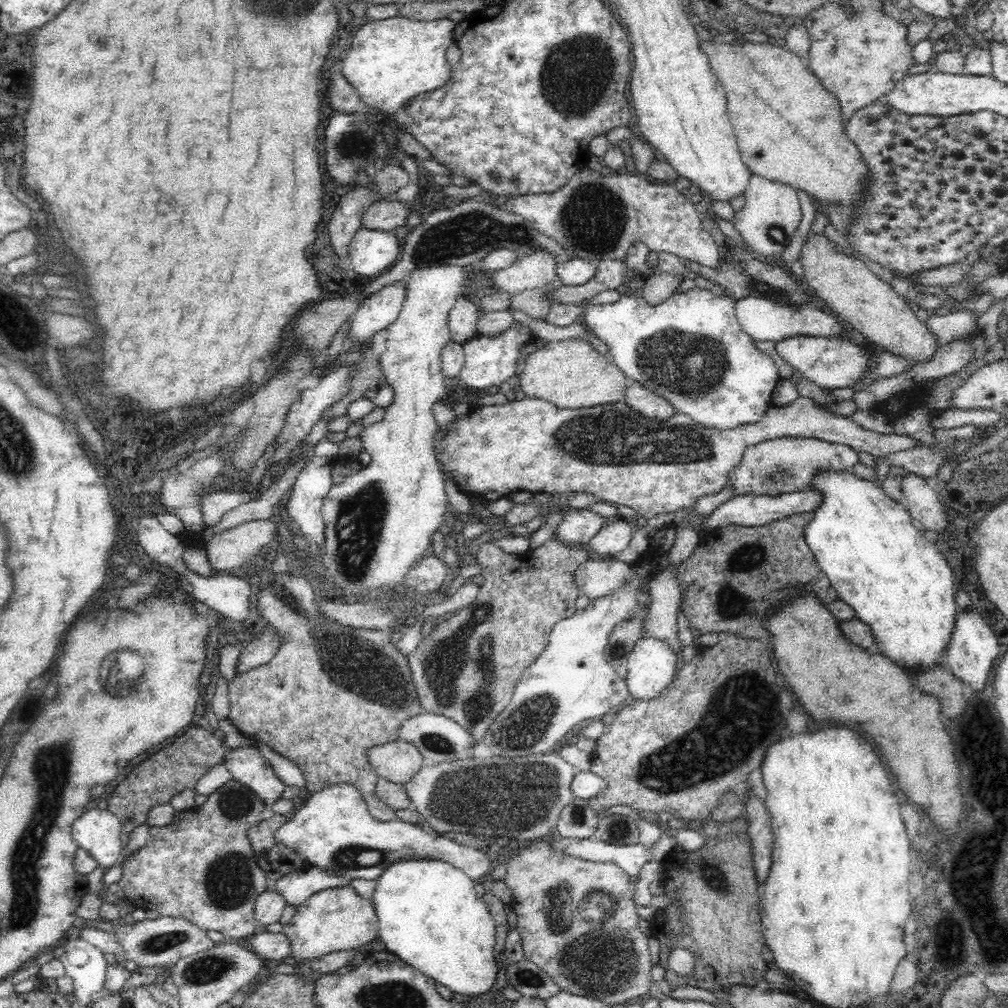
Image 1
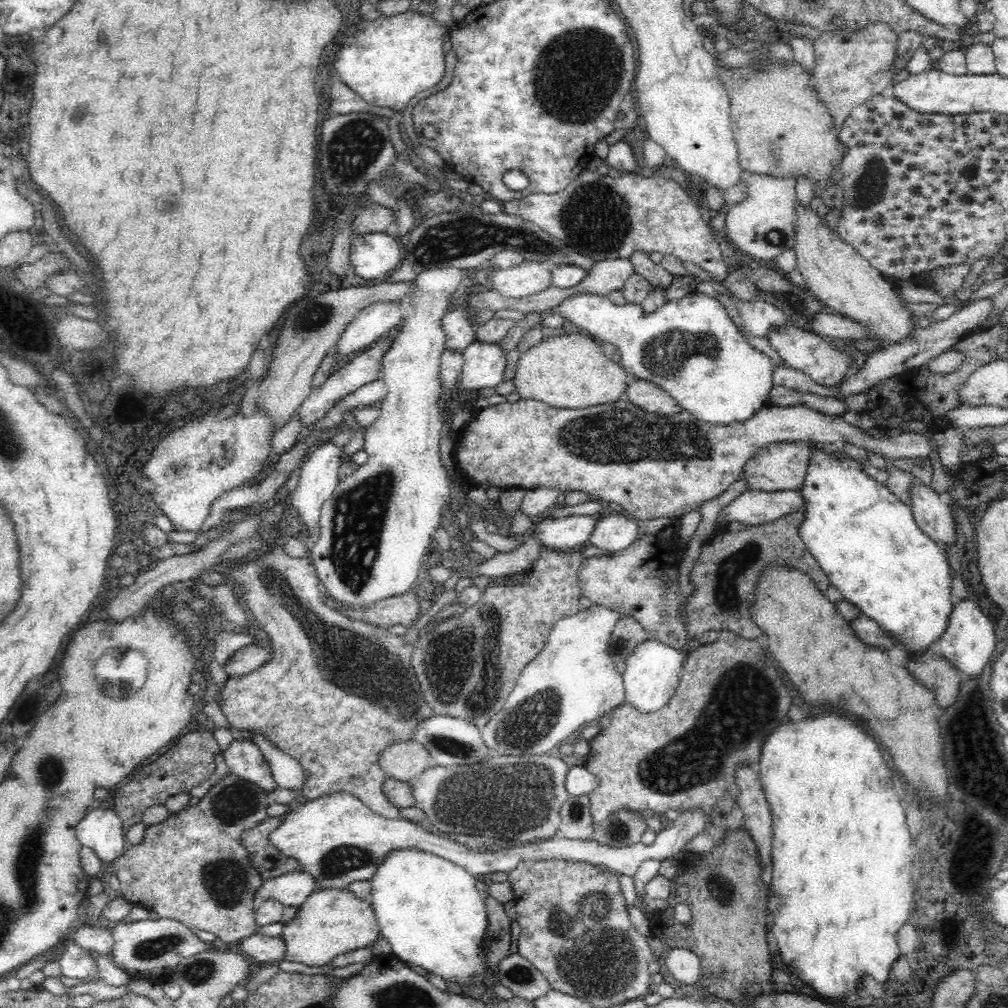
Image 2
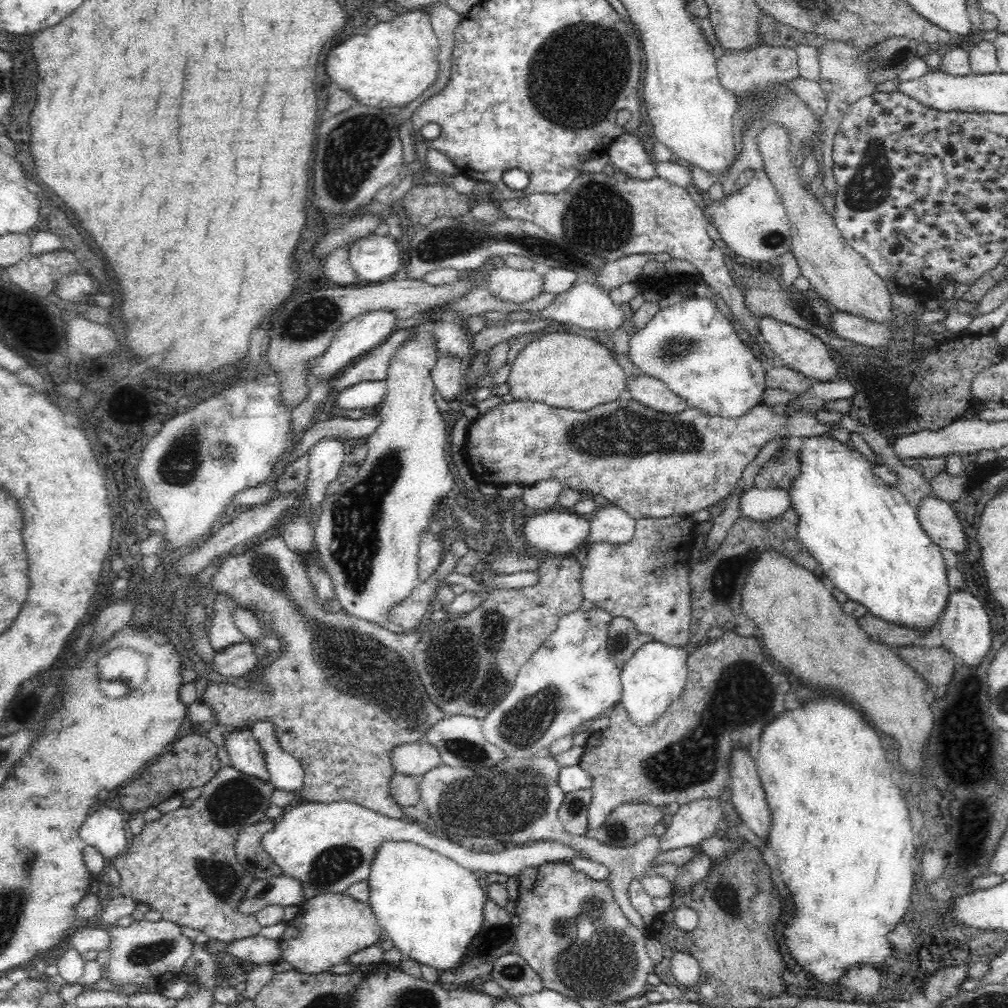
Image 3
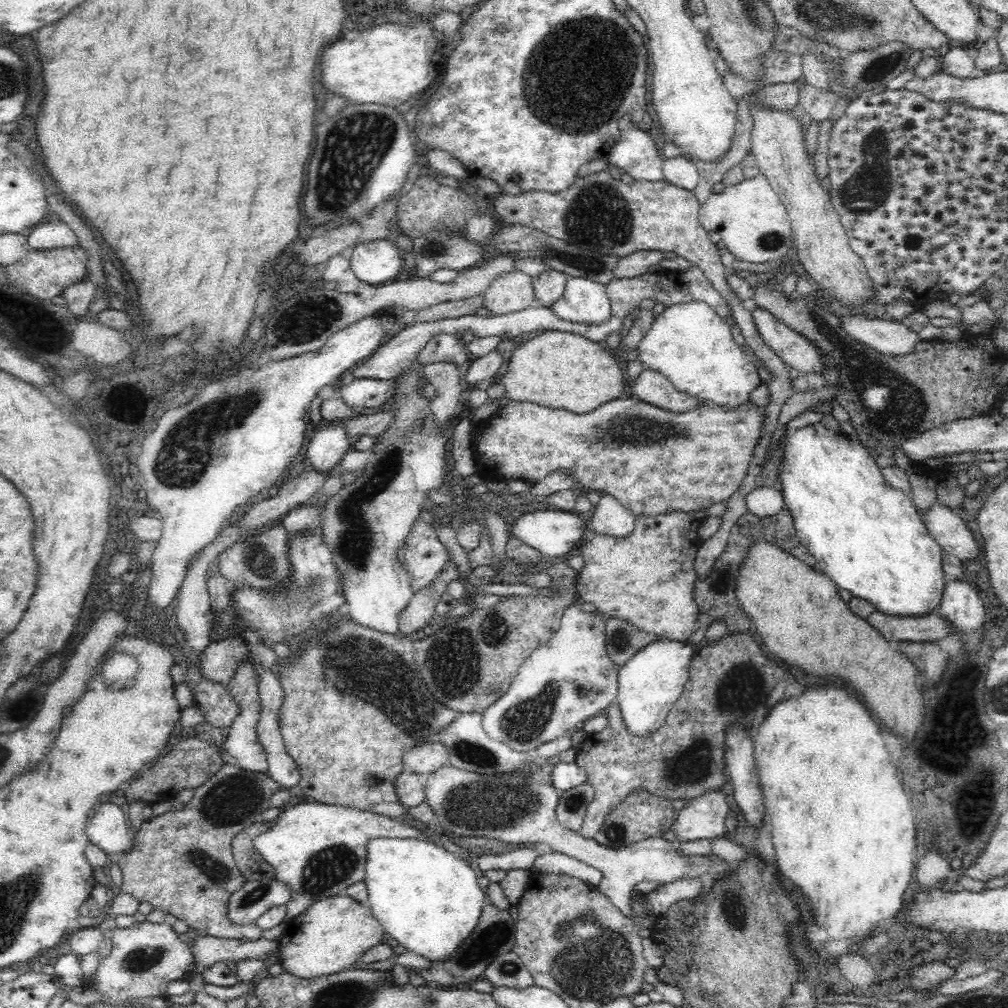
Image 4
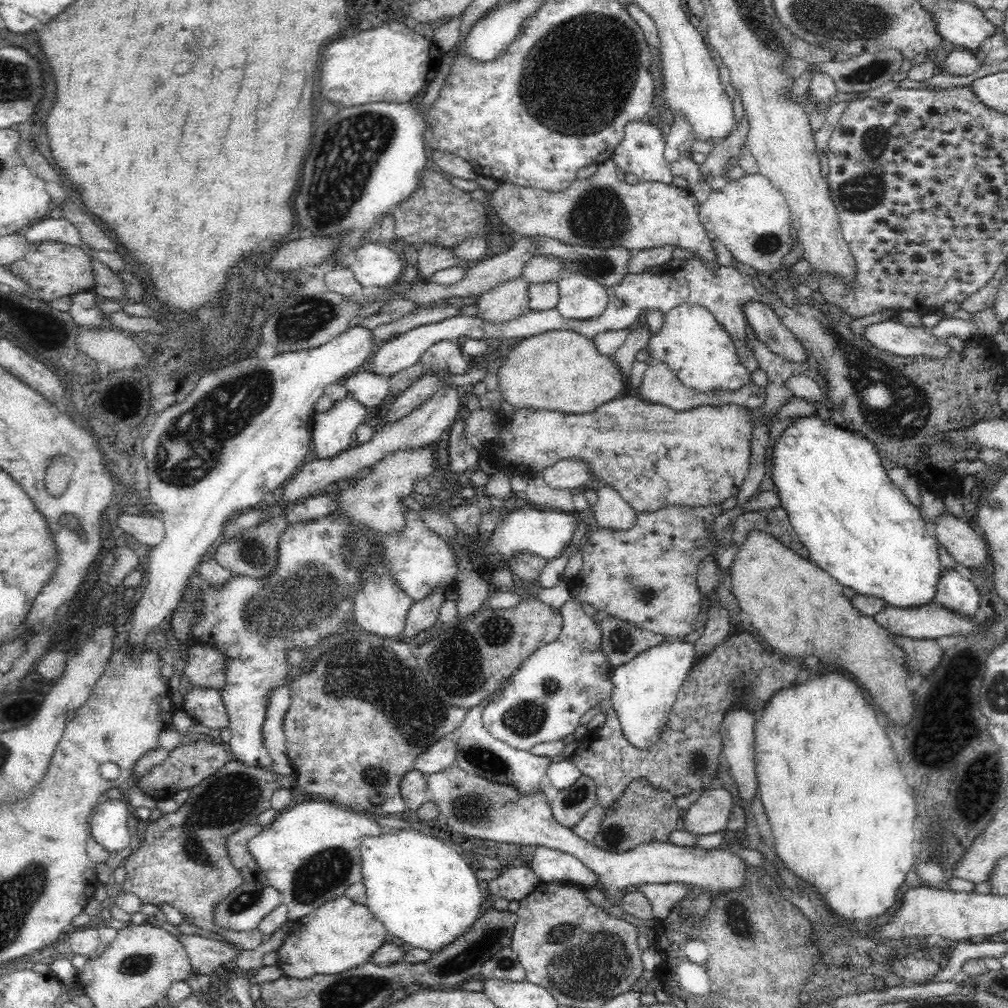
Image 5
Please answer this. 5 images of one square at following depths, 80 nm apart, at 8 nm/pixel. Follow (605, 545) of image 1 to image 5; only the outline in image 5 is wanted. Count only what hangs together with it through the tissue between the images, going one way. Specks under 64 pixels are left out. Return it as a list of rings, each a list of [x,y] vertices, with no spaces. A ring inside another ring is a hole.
[[[600,485],[595,489],[598,502],[591,508],[594,510],[596,527],[613,530],[628,530],[634,525],[637,513],[626,500],[610,485]]]

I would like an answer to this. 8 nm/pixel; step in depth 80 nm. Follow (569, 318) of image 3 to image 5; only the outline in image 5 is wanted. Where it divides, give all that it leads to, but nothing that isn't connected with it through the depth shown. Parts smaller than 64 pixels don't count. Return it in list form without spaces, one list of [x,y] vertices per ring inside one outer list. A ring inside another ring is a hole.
[[[566,272],[557,280],[557,309],[564,318],[588,320],[600,316],[606,308],[607,289],[589,276],[579,272]]]

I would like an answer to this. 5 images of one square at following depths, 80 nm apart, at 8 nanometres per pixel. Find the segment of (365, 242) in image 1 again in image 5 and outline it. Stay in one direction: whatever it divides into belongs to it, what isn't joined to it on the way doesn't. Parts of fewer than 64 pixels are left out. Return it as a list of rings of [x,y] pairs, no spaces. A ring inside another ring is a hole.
[[[377,242],[364,243],[354,250],[354,262],[349,266],[355,279],[360,283],[362,289],[375,287],[381,292],[391,289],[400,284],[400,278],[404,272],[406,262],[400,259],[400,256],[390,248]]]

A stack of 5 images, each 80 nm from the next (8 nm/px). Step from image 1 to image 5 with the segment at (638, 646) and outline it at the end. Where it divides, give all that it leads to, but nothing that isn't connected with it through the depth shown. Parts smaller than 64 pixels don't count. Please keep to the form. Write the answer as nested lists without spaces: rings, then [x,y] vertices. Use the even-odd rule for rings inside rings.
[[[674,639],[639,654],[622,666],[615,667],[611,676],[611,708],[616,713],[622,735],[634,748],[642,750],[658,742],[681,686],[694,665],[693,661],[696,661],[694,645]]]

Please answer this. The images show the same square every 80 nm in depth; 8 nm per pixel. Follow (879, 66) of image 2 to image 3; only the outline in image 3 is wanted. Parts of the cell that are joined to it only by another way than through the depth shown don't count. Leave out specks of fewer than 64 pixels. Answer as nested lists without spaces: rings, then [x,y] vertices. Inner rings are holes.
[[[826,41],[817,54],[819,55],[820,69],[819,84],[827,96],[827,111],[823,116],[826,128],[822,132],[822,139],[819,143],[821,151],[821,161],[825,167],[824,186],[827,191],[833,193],[836,190],[836,182],[834,180],[833,165],[833,139],[842,118],[845,117],[846,110],[850,105],[858,102],[859,98],[870,96],[876,92],[876,85],[869,79],[868,62],[873,61],[869,55],[870,48],[853,47],[853,44],[842,44],[840,42]]]

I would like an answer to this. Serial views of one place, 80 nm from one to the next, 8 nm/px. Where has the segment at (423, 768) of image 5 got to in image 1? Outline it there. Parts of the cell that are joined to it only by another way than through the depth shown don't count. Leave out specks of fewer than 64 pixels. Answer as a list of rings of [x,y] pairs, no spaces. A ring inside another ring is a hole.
[[[402,738],[367,751],[369,763],[374,771],[390,782],[405,784],[418,775],[426,764],[418,748]]]

